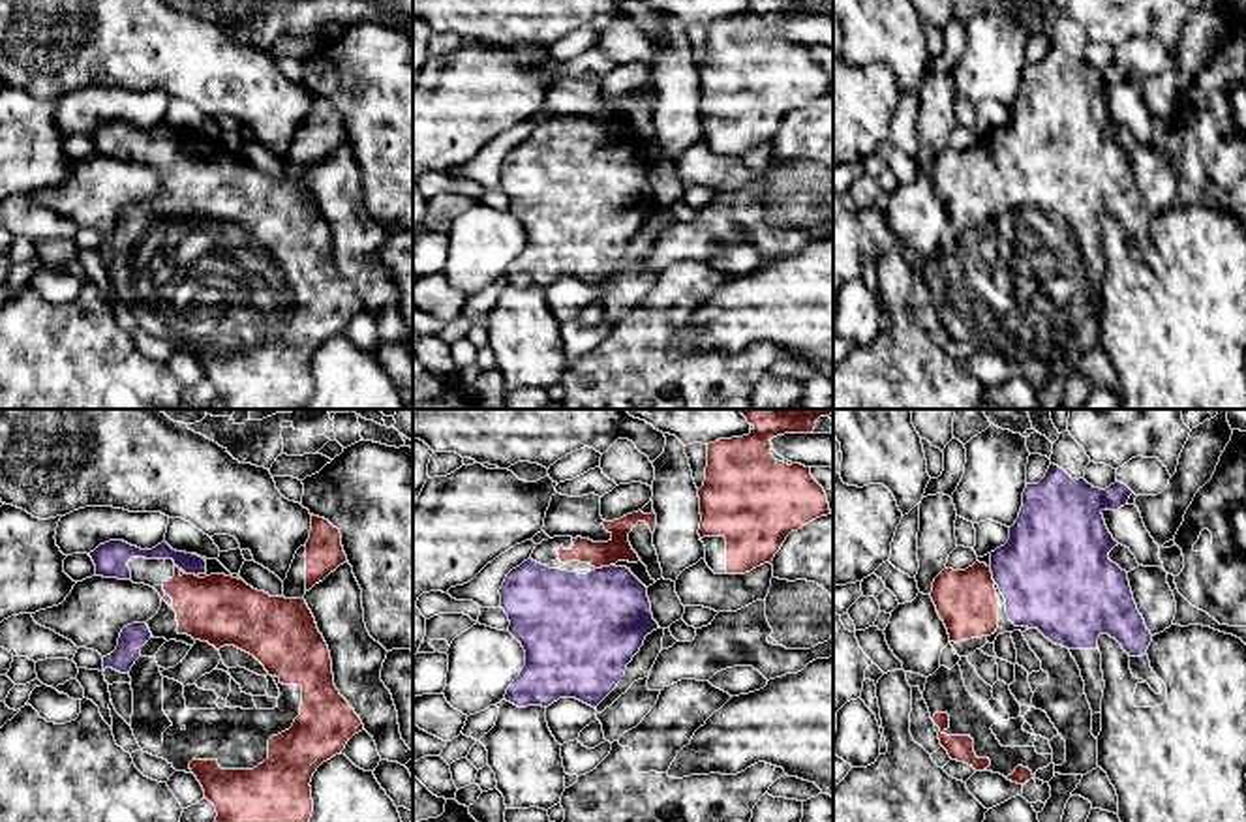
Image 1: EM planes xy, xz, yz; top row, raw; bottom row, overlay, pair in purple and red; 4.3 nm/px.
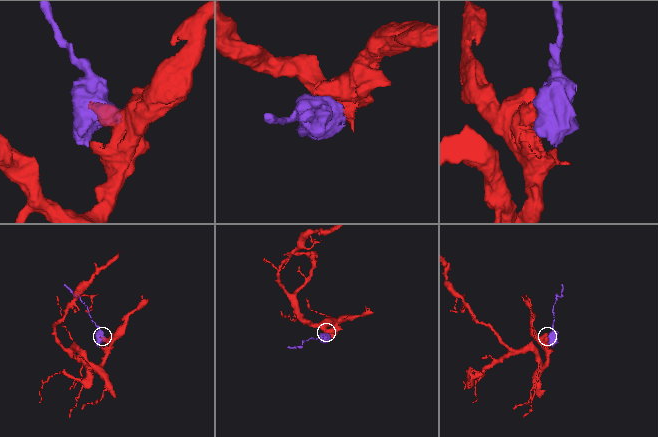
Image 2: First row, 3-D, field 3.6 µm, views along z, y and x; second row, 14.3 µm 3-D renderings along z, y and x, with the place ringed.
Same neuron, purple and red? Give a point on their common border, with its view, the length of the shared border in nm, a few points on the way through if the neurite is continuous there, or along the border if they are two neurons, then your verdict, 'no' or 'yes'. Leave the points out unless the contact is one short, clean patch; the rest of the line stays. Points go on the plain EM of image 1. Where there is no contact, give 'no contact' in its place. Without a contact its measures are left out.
meets purple in yz at (993, 154); contact 80 nm long; runs through yz (1051, 151), (1002, 151), (993, 154), (967, 181); yes

